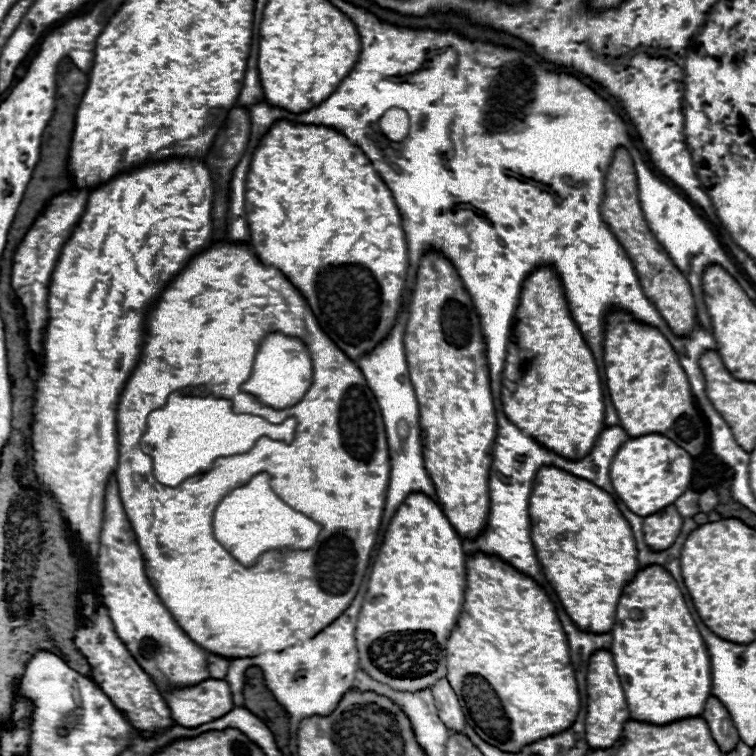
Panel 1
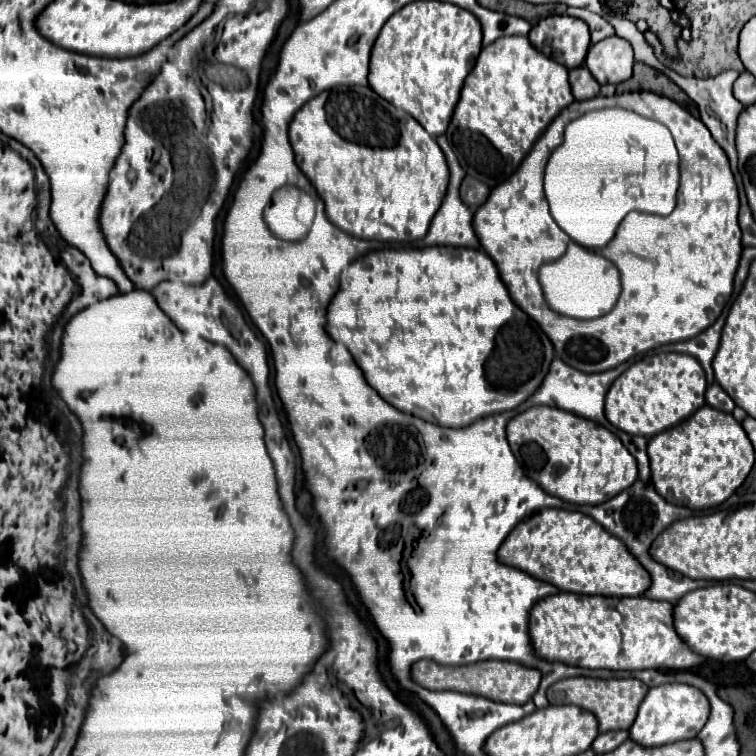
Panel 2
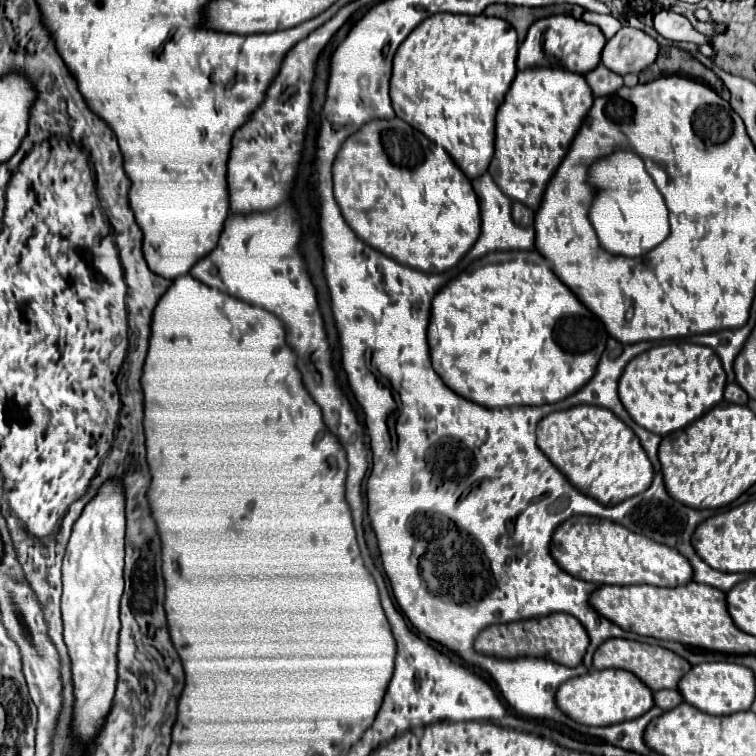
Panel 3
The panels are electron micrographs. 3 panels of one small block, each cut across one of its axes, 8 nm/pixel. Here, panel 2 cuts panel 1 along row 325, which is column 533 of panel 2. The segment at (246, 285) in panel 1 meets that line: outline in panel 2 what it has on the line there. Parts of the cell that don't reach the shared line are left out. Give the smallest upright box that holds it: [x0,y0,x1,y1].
[472,90,742,372]

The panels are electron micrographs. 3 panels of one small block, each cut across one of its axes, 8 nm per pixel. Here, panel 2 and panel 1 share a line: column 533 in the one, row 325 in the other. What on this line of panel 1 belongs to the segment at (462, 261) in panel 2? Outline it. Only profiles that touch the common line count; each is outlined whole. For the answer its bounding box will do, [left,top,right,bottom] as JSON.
[246,120,408,362]

